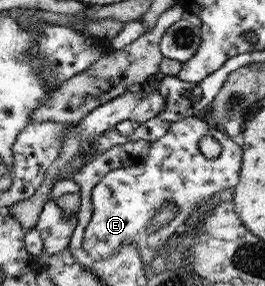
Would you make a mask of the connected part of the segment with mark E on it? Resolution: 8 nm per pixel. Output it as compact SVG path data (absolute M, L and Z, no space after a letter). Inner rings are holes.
M204 116L189 117L170 125L170 128L151 143L148 154L138 164L110 170L92 189L92 216L82 248L94 260L104 260L116 254L123 246L133 245L140 254L144 270L158 257L168 262L168 243L186 219L201 205L207 208L218 199L221 190L234 188L240 176L242 150L238 144ZM211 136L222 145L218 158L208 158L200 152L200 139ZM169 201L177 206L177 213L161 229L154 230L155 214ZM134 243L134 244L133 244Z

